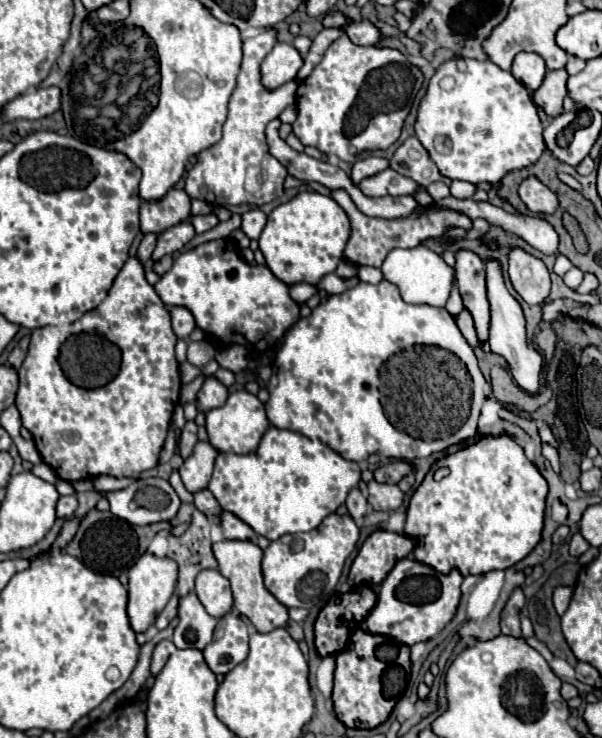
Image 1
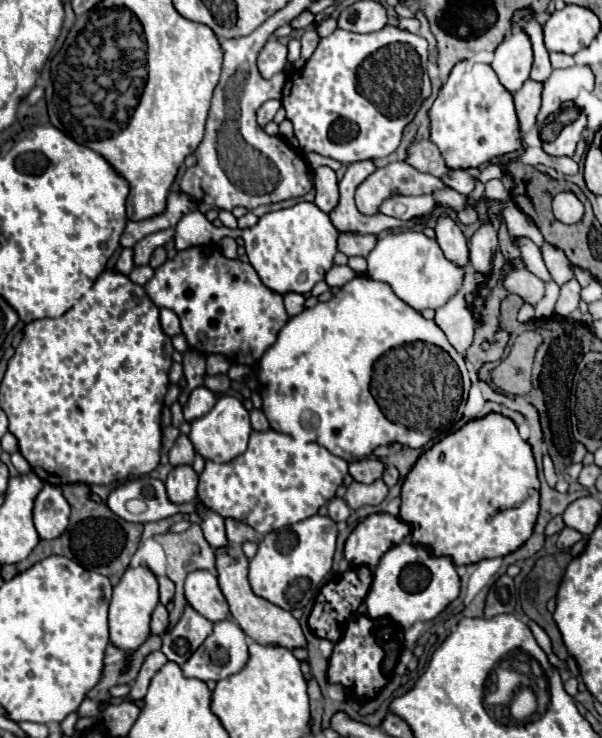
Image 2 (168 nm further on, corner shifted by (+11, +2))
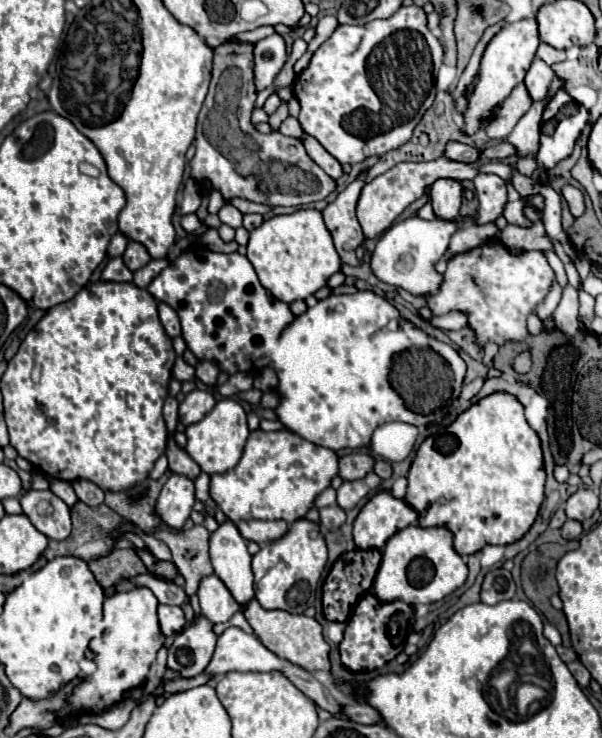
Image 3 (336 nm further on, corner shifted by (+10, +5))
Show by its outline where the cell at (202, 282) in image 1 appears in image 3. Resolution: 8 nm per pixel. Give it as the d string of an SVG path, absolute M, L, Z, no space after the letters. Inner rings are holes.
M192 247L184 253L180 253L170 265L160 271L160 275L154 277L154 281L148 285L148 291L162 303L170 305L182 323L182 337L188 345L188 349L200 359L200 361L216 361L222 371L236 373L258 373L260 369L268 367L270 353L274 351L278 337L282 329L294 319L294 315L300 315L306 311L304 301L292 301L290 307L284 301L278 301L272 297L262 283L256 277L256 271L252 263L240 255L240 253L214 253L208 247Z

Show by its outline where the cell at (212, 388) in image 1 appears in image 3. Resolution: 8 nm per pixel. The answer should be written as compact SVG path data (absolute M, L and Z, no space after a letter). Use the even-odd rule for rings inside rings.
M194 389L192 393L186 395L186 399L180 403L180 421L188 427L196 421L200 421L212 407L214 407L216 399L212 397L210 391L202 391L202 389Z

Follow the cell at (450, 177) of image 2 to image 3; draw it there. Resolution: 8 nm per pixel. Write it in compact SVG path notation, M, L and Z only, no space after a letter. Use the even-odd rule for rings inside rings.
M476 175L474 187L480 201L476 223L478 225L494 223L502 215L506 199L508 199L506 183L498 175Z

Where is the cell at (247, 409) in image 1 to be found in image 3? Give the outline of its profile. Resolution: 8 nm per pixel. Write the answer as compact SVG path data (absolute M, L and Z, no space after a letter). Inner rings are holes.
M222 399L214 405L214 409L198 423L186 427L186 435L188 435L188 443L186 443L186 451L190 453L190 457L200 465L200 469L208 475L214 473L226 473L230 471L242 457L246 439L250 435L248 429L247 414L242 405L234 399Z

